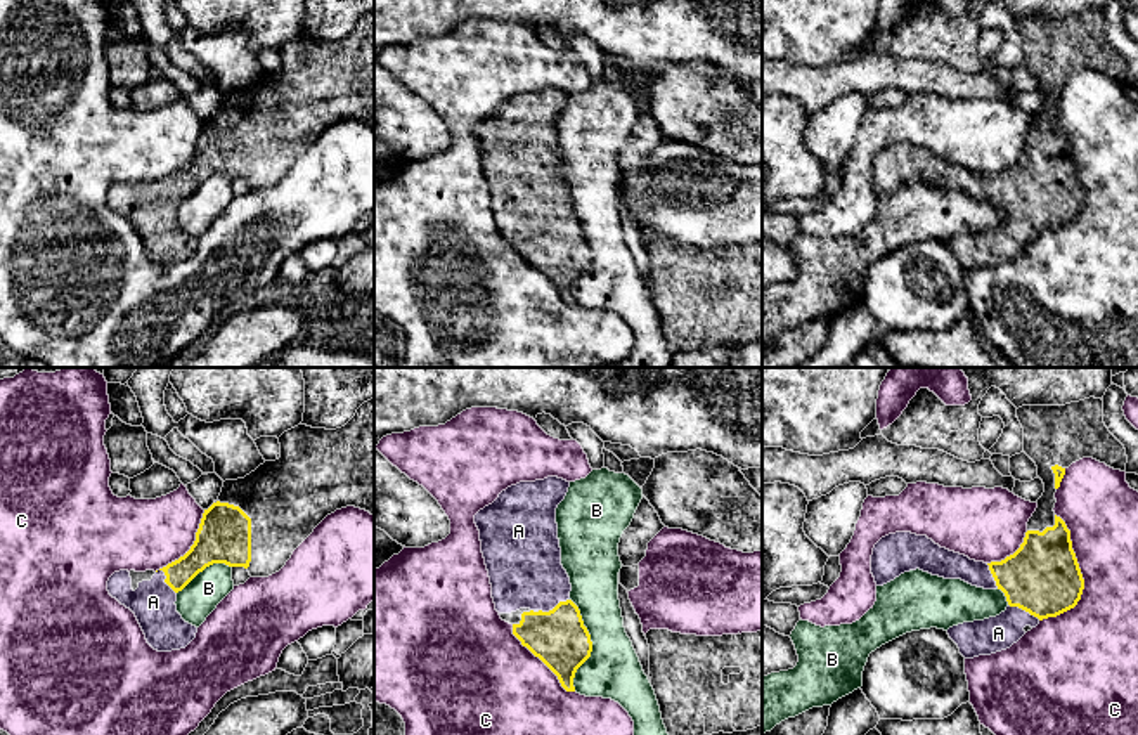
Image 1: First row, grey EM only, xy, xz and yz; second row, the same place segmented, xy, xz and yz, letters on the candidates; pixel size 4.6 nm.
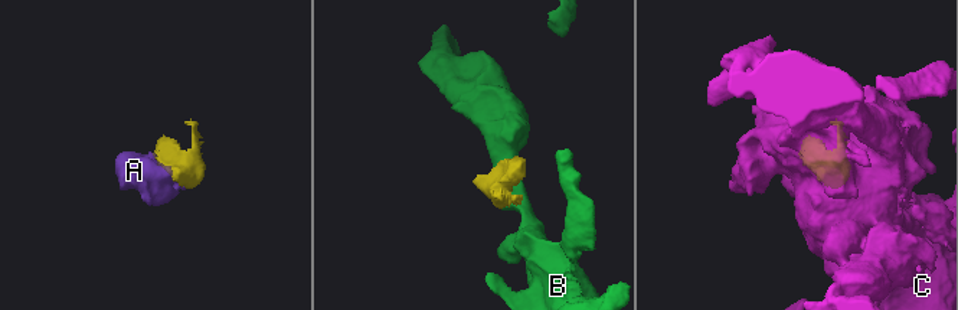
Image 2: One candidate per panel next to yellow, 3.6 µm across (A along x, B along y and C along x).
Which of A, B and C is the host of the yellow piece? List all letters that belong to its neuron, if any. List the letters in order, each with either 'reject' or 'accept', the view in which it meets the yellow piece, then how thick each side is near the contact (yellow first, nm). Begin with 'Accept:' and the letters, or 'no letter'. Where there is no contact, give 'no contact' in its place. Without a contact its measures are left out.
Accept: A
A: accept; contact in yz; calibres 340 and 160 nm
B: reject; contact in xz; calibres 260 and 260 nm
C: reject; contact in yz; calibres 340 and 320 nm

